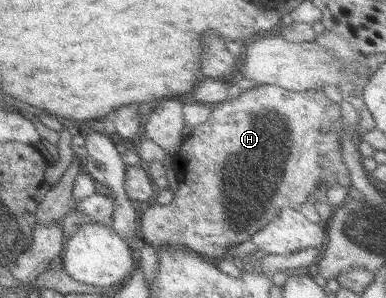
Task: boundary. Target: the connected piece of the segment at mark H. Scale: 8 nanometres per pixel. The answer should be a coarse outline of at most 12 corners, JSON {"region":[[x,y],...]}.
{"region":[[256,85],[173,156],[142,242],[233,256],[351,186],[341,104]]}

